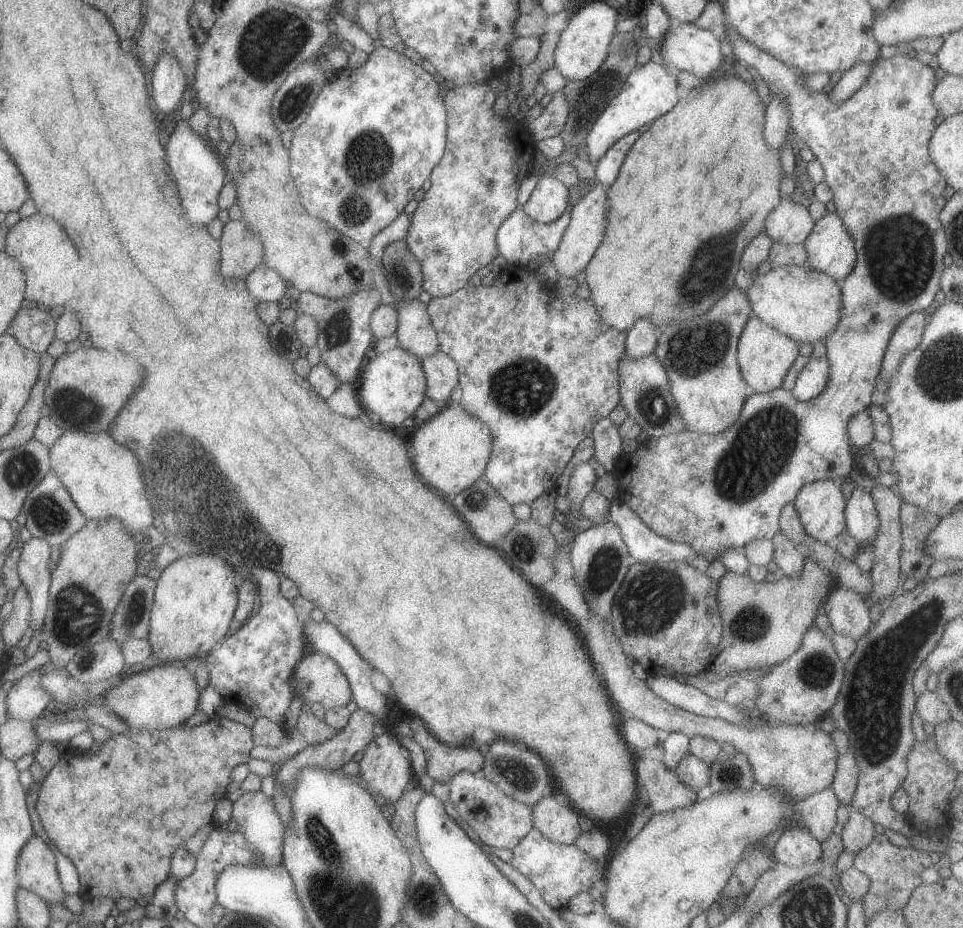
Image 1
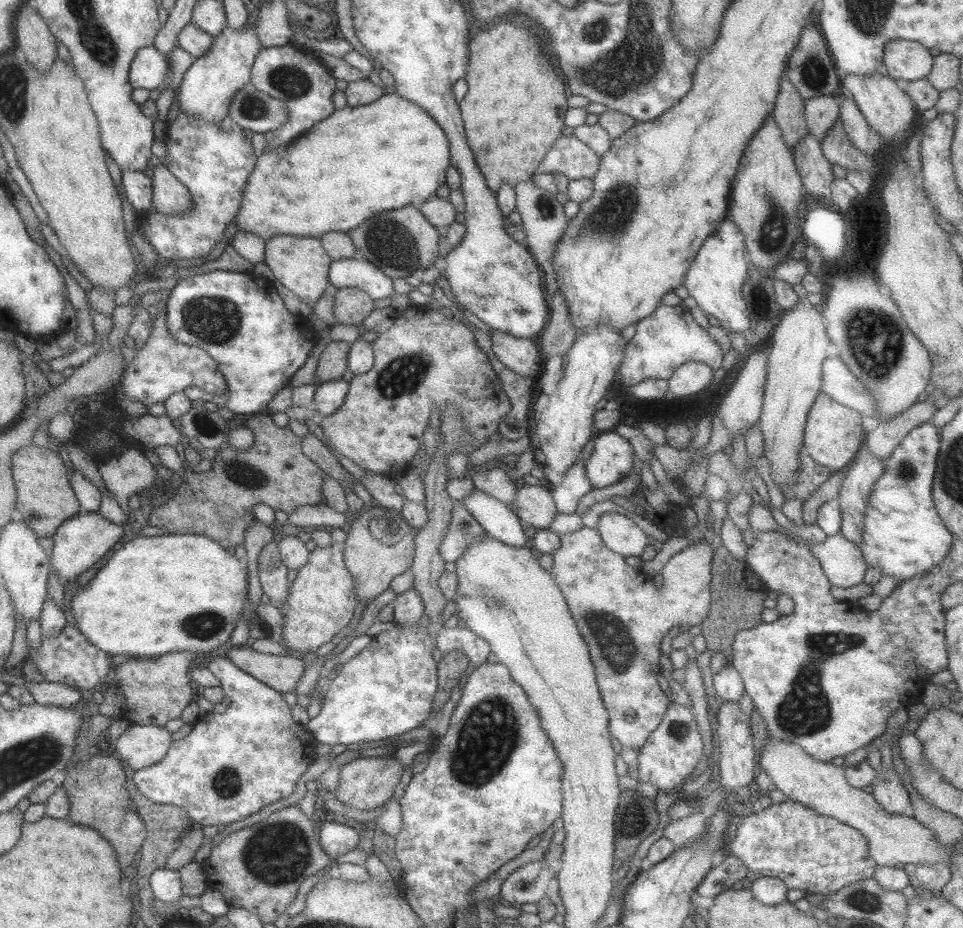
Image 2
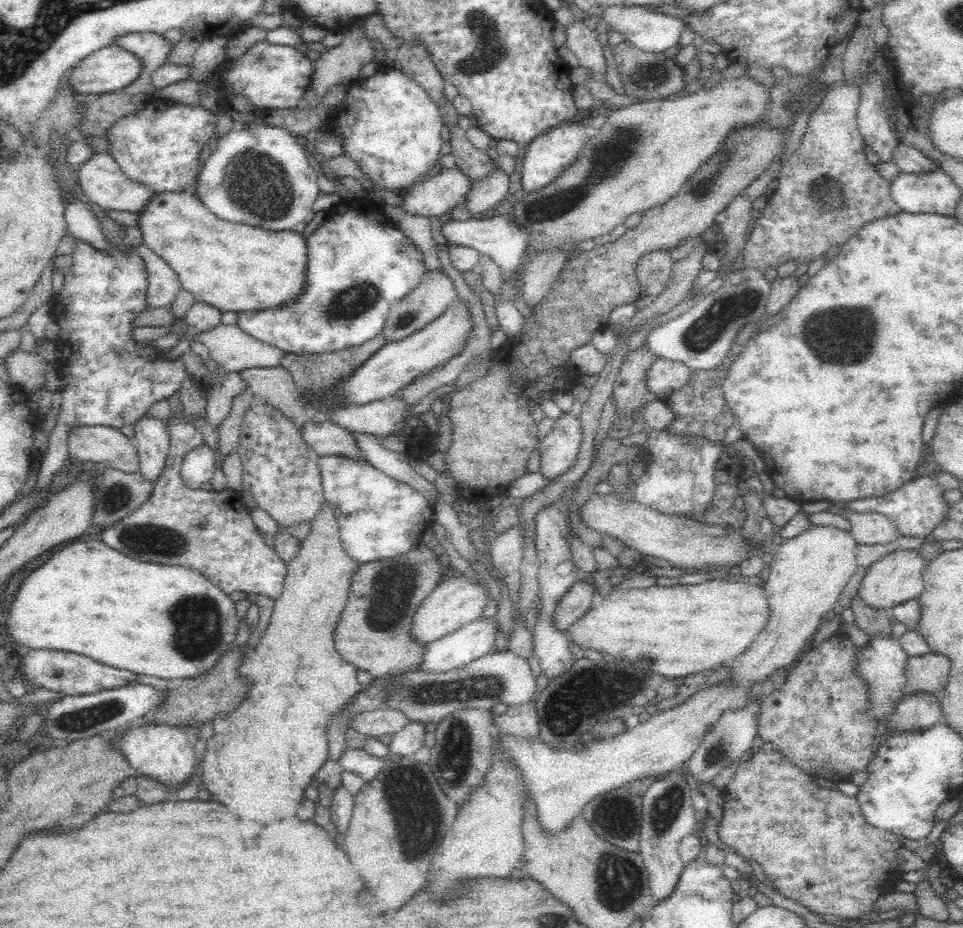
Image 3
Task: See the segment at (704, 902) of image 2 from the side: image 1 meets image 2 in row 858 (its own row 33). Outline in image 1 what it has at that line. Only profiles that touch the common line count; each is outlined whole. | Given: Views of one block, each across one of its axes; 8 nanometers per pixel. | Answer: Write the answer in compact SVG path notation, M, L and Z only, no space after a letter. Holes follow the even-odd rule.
M727 25L726 40L724 43L726 52L728 51L734 58L747 66L756 68L758 74L769 86L770 94L772 91L778 91L783 97L787 98L791 108L791 130L800 140L800 144L812 150L815 158L819 160L825 172L825 183L833 192L833 201L836 206L836 214L844 223L850 238L852 238L857 259L854 270L841 282L841 299L843 302L843 313L840 317L839 325L828 335L825 340L827 346L826 357L830 365L830 374L828 386L816 398L811 398L808 402L798 400L794 393L788 389L774 389L767 393L754 393L750 395L742 407L740 416L728 430L719 432L715 435L705 435L696 431L684 429L679 433L672 433L664 437L652 437L645 442L640 442L636 453L632 456L625 454L616 465L613 474L619 481L618 500L626 501L629 507L634 510L644 524L648 525L654 532L671 541L686 543L696 549L704 558L710 562L717 560L717 556L730 547L741 549L754 539L772 539L772 537L781 530L779 525L782 509L787 504L793 503L800 489L806 484L814 481L833 481L834 478L844 480L848 478L852 470L852 460L854 460L855 448L851 444L851 438L847 431L847 424L854 414L866 411L872 405L873 390L877 385L877 376L881 369L881 362L887 349L889 338L895 333L896 327L914 311L923 311L928 308L936 292L941 288L941 274L945 269L944 256L947 253L946 233L942 222L938 220L938 214L942 206L946 204L944 197L944 188L946 186L945 176L941 170L932 162L929 151L929 144L934 131L936 122L934 118L938 116L939 110L933 101L933 92L940 82L933 70L928 65L921 63L918 58L910 58L906 54L894 55L891 58L879 56L871 66L871 71L867 74L864 84L842 104L833 103L829 99L829 94L820 91L811 95L803 85L803 80L788 66L785 62L778 60L770 53L764 52L761 48L747 41L733 26Z

